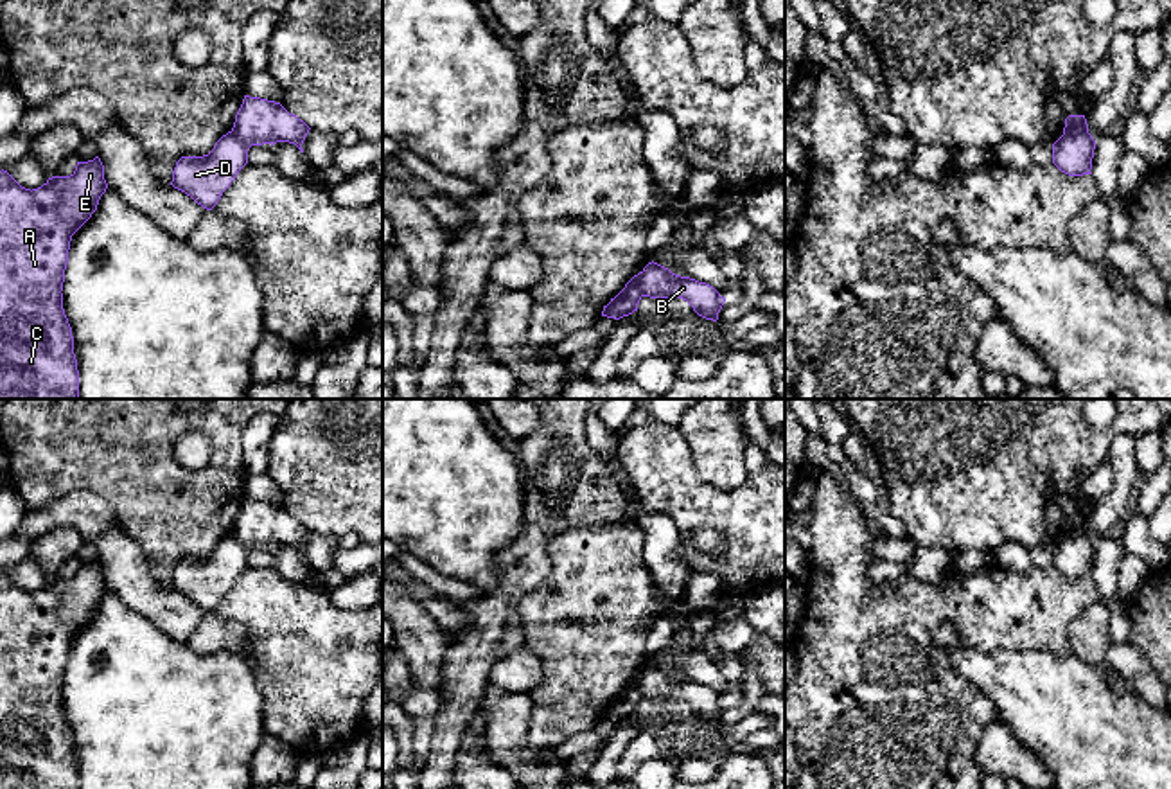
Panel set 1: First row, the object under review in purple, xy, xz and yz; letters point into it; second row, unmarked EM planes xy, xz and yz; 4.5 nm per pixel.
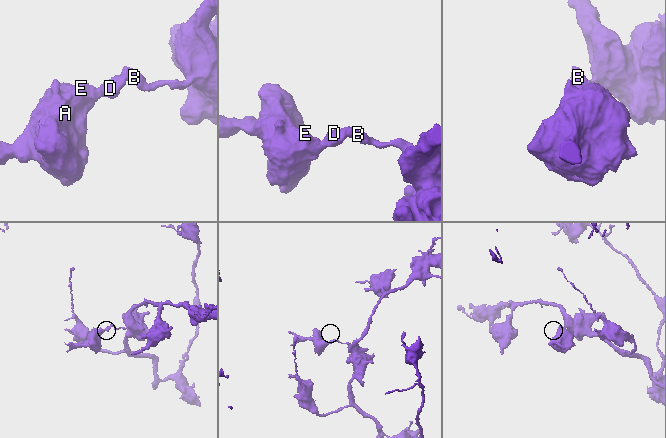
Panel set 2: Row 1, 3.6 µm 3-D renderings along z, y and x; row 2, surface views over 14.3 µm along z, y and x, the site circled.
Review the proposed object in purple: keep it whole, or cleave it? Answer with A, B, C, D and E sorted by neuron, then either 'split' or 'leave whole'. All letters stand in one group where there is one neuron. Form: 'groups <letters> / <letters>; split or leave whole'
groups A C D E / B; split

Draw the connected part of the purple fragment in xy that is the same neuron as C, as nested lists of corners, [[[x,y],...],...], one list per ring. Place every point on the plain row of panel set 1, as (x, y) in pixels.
[[[99,559],[77,564],[70,579],[52,579],[32,593],[22,590],[7,573],[0,573],[0,789],[79,789],[74,739],[61,694],[72,638],[97,613],[106,591]]]

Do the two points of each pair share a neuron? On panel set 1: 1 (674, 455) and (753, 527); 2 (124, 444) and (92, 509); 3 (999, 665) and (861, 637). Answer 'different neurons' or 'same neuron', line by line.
1: same neuron
2: different neurons
3: different neurons

